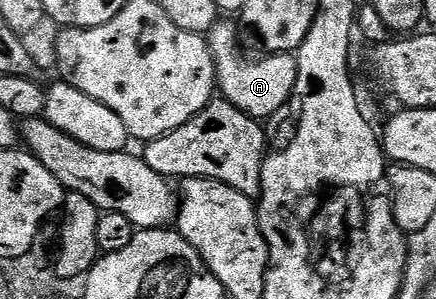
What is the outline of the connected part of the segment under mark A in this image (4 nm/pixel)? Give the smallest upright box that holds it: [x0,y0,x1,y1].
[208,23,297,119]

